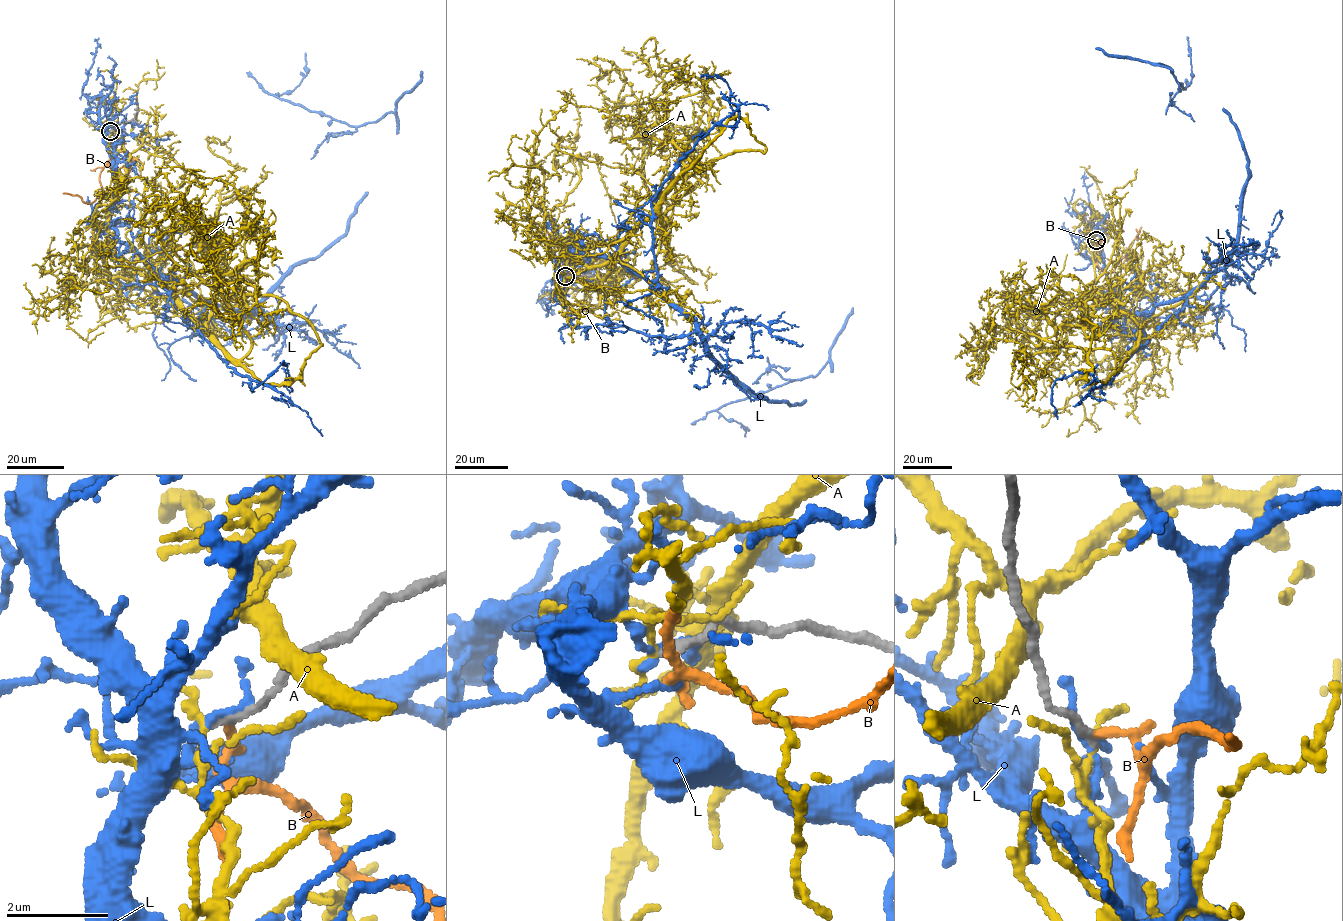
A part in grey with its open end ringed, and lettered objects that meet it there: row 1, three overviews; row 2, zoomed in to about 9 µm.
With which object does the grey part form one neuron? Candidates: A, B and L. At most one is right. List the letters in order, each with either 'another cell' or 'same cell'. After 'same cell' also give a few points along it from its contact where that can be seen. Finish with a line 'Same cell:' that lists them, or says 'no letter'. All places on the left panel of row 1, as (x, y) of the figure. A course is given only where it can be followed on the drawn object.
A: another cell
B: same cell | via (110, 131), (133, 160), (129, 172), (115, 180), (106, 165), (99, 175), (102, 194), (93, 202), (63, 193)
L: another cell
Same cell: B

